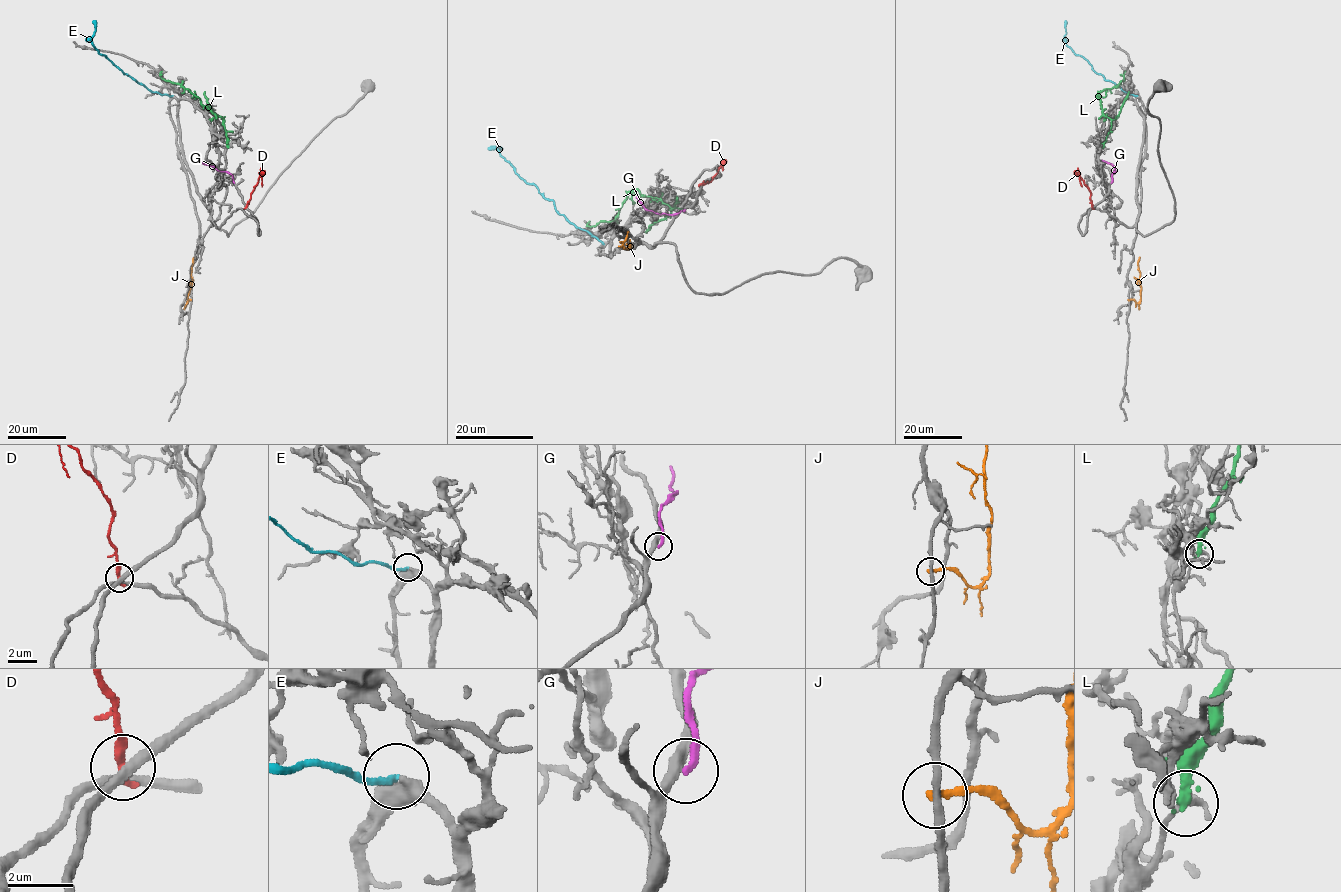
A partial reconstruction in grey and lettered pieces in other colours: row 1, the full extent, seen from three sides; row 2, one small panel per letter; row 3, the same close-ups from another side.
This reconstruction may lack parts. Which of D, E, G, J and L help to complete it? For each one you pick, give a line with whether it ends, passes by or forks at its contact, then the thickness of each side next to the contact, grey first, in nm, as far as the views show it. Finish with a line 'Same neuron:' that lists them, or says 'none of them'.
Same neuron: none of them

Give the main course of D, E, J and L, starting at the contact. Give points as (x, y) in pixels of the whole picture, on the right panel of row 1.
D: (1092, 207), (1091, 192), (1080, 177), (1082, 186)
E: (1137, 95), (1129, 95), (1105, 80), (1066, 44), (1065, 21)
J: (1128, 300), (1137, 303), (1141, 300), (1140, 257)
L: (1103, 147), (1111, 120), (1102, 113), (1096, 96), (1105, 89), (1116, 87), (1124, 79), (1125, 71)

